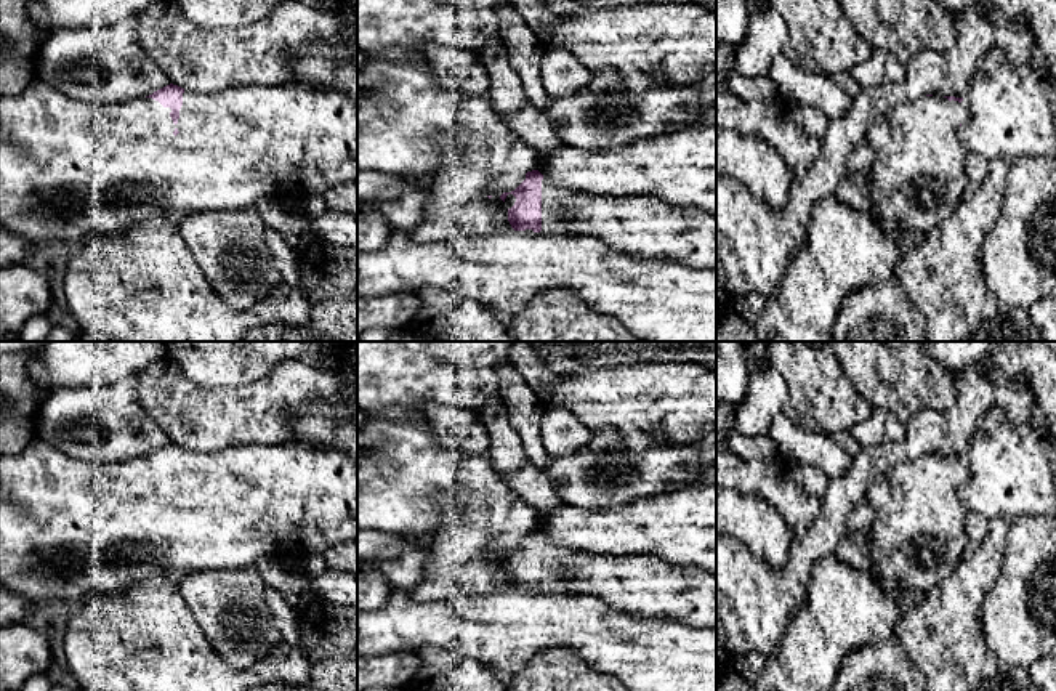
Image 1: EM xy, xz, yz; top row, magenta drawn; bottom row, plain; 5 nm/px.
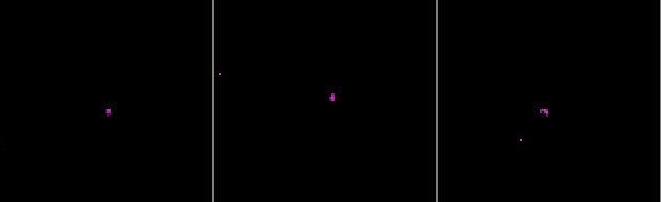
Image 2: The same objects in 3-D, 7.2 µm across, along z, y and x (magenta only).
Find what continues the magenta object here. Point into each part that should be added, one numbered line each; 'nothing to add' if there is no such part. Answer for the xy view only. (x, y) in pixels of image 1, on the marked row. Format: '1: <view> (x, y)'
1: xy (69, 169)

